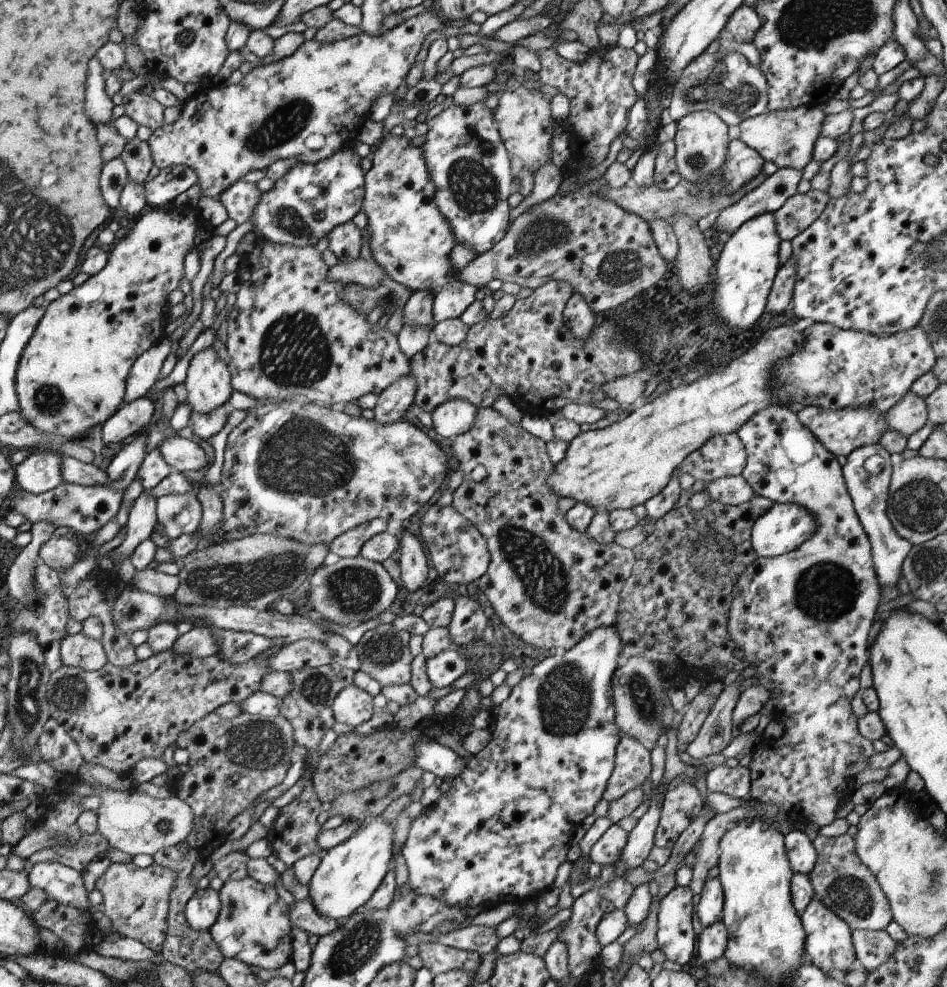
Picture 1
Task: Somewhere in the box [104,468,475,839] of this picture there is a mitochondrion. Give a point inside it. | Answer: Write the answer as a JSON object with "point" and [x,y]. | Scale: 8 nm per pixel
{"point":[247,580]}

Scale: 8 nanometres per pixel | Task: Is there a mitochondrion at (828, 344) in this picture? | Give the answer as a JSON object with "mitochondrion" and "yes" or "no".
{"mitochondrion":"no"}

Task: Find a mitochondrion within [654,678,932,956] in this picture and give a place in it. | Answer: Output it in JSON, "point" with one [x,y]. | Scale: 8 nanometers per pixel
{"point":[850,893]}

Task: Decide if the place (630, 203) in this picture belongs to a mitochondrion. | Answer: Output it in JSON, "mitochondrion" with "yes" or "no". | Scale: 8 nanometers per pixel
{"mitochondrion":"no"}

